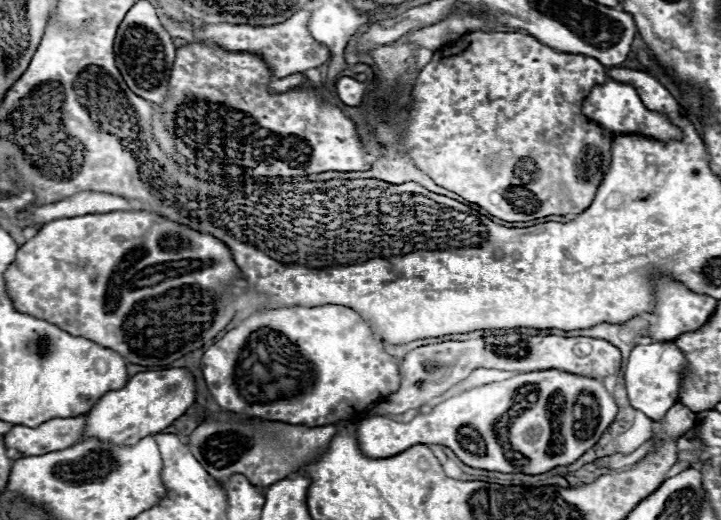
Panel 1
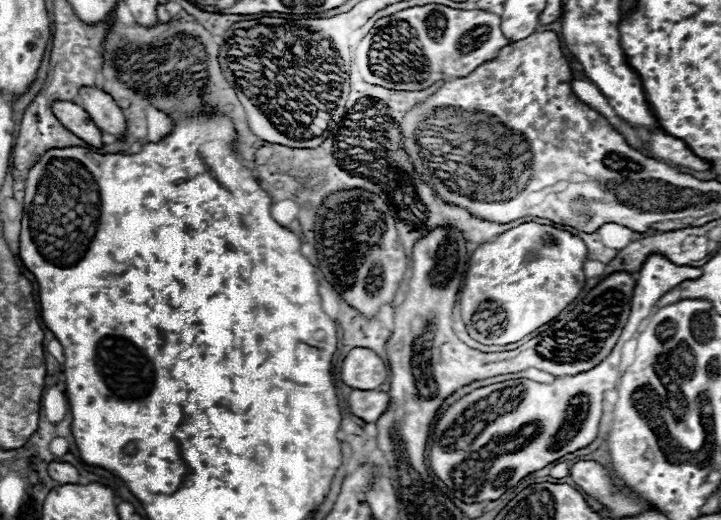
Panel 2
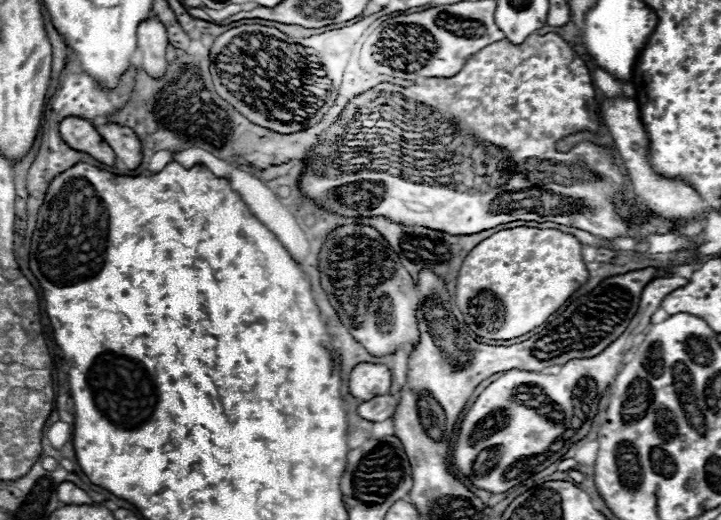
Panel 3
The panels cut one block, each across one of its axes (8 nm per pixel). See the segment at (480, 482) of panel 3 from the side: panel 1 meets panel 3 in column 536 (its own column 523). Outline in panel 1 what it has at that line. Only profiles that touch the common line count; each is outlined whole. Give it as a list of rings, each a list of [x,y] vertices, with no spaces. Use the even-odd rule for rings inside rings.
[[[536,370],[448,398],[430,414],[418,414],[410,422],[372,416],[362,420],[356,430],[356,440],[358,448],[368,458],[390,458],[416,444],[442,444],[452,448],[456,456],[472,468],[542,474],[578,460],[600,440],[616,412],[616,400],[602,380],[574,376],[562,370]],[[506,416],[514,416],[516,422],[510,422],[508,432],[502,432],[496,424],[502,424]]]

